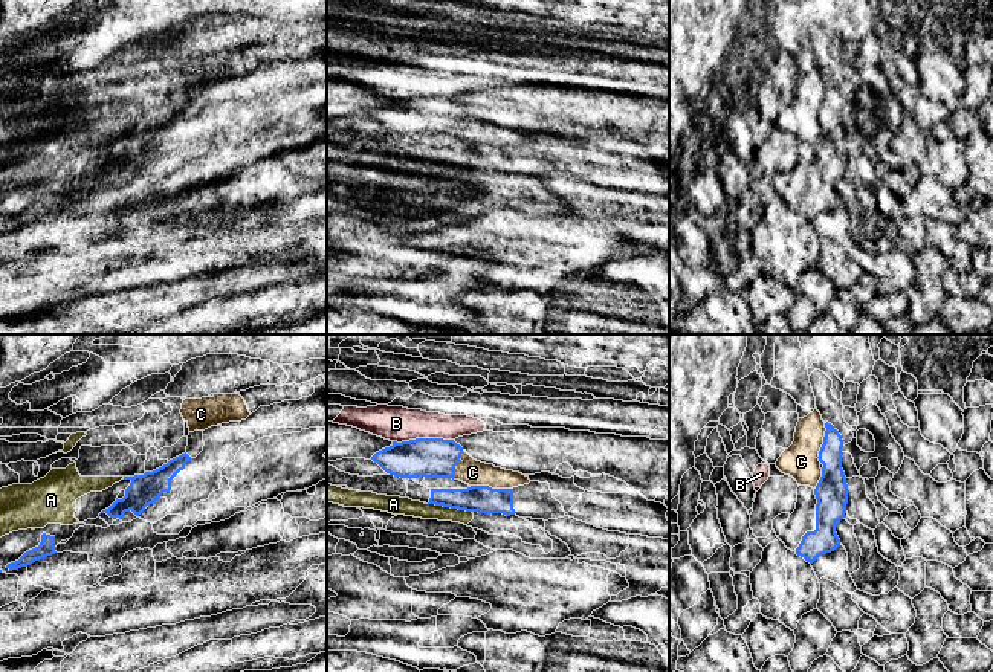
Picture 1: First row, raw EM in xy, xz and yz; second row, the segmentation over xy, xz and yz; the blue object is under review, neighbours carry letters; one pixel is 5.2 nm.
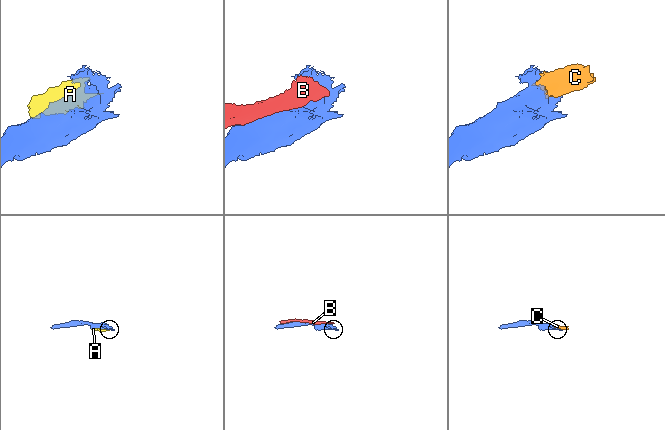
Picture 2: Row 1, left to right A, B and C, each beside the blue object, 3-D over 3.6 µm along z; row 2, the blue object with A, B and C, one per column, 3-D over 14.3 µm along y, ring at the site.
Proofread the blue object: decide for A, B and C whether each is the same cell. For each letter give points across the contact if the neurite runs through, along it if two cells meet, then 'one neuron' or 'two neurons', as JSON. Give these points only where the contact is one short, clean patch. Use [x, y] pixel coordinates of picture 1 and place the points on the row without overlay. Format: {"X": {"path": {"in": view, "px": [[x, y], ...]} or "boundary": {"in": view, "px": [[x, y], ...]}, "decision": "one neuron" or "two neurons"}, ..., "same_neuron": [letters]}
{"A": {"decision": "two neurons"}, "B": {"decision": "two neurons"}, "C": {"decision": "one neuron"}, "same_neuron": ["C"]}

